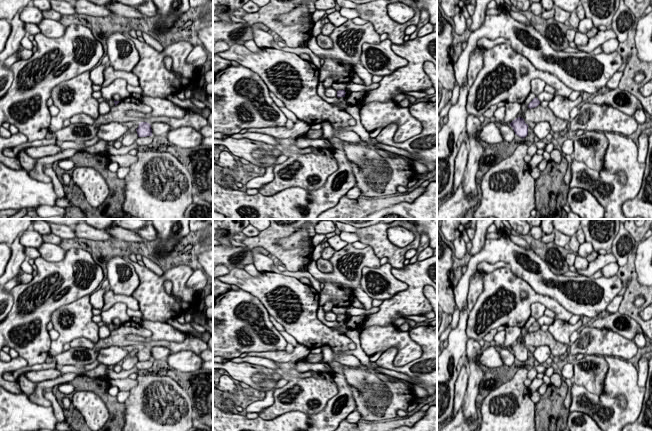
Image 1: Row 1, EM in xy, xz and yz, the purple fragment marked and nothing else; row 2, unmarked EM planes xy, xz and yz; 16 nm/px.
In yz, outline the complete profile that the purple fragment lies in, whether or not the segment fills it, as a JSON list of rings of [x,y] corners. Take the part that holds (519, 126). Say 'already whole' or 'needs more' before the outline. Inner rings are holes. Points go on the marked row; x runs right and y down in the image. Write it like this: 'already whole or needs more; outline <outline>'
already whole; outline [[[521,117],[516,118],[510,123],[516,135],[522,139],[528,135],[528,124],[525,123],[524,119]]]

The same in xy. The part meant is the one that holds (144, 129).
already whole; outline [[[147,122],[139,123],[138,128],[136,129],[138,137],[147,137],[152,136],[151,125]]]

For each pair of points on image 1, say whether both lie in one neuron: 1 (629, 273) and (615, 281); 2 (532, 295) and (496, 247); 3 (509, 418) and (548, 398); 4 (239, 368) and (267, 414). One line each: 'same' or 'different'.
1: different
2: different
3: different
4: same

